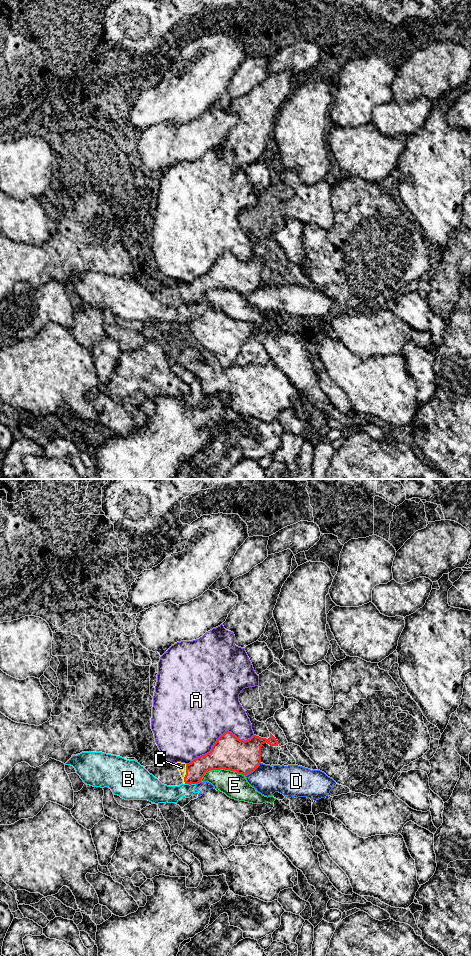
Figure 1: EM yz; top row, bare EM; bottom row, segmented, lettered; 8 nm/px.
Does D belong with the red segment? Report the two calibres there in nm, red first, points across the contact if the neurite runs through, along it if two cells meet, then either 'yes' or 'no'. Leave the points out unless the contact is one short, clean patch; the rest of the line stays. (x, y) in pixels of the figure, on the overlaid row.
calibres 280 and 240 nm; no

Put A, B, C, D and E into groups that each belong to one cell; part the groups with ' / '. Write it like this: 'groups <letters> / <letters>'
groups A / B D / C / E

